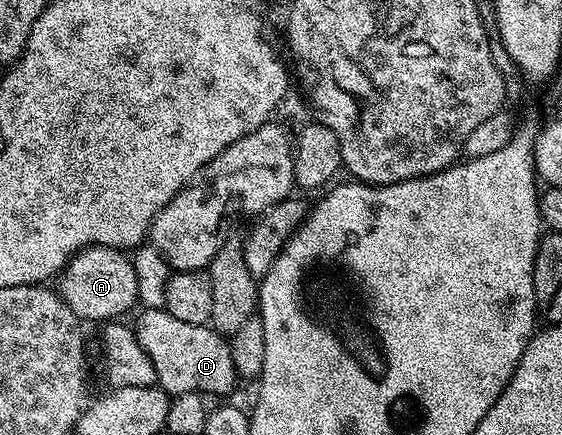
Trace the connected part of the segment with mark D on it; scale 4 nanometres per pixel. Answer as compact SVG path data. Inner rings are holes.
M159 308L144 309L134 322L134 330L142 349L154 361L156 383L175 397L195 391L205 397L228 395L238 384L232 344L212 326L178 321L169 311Z

